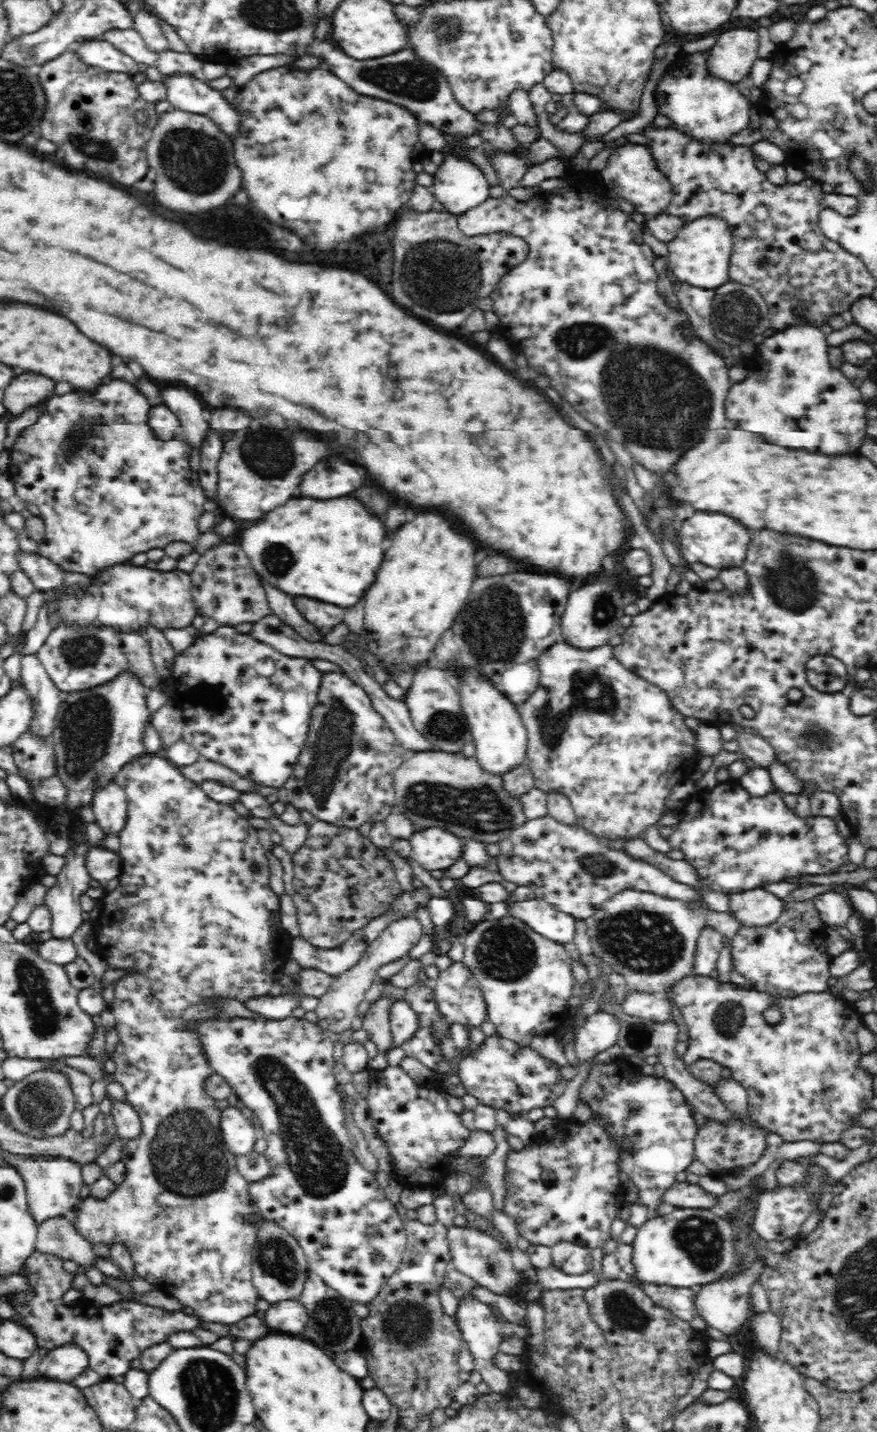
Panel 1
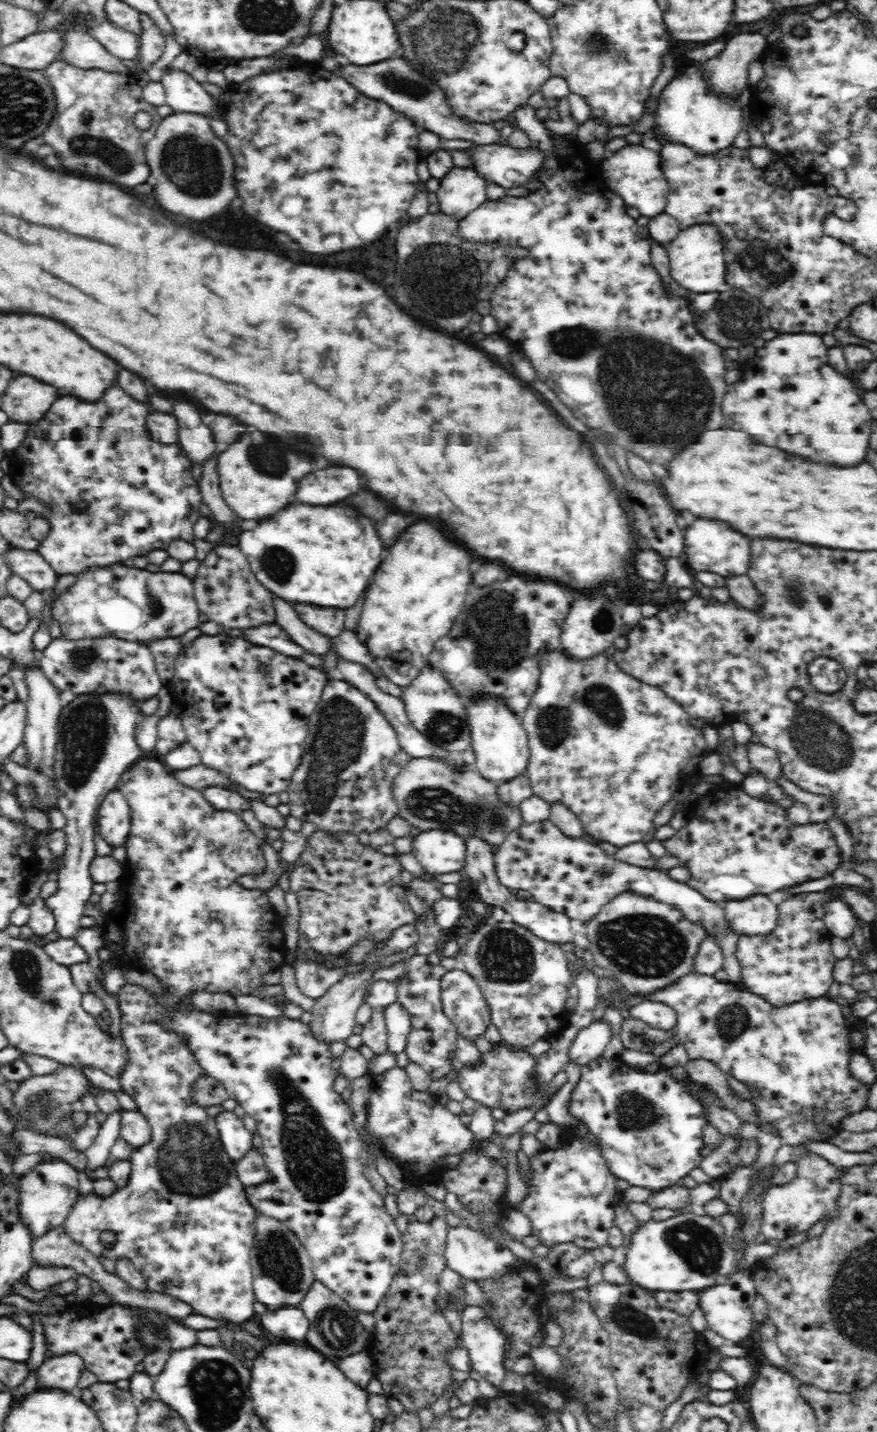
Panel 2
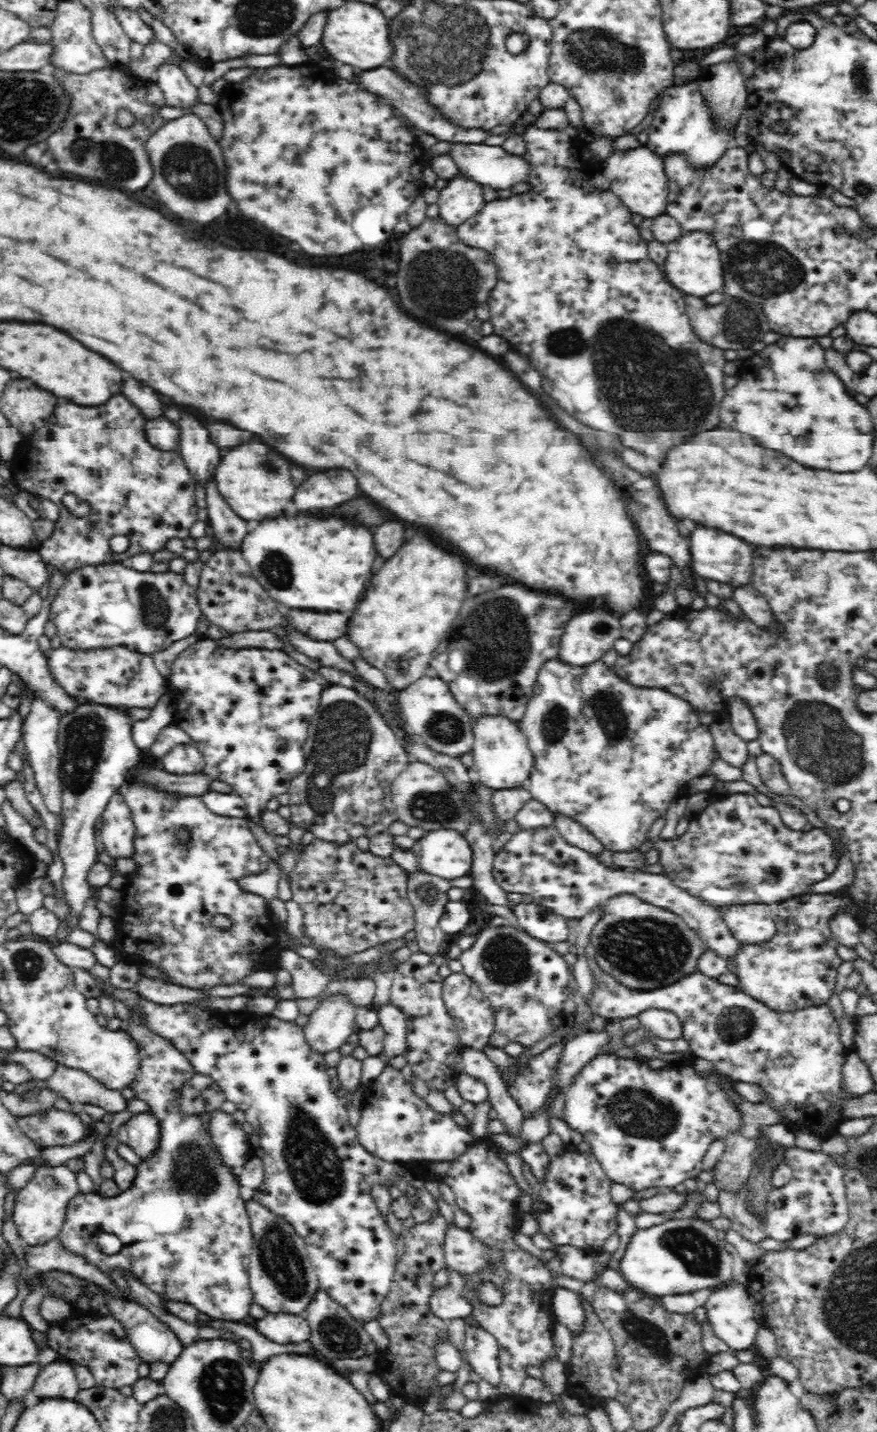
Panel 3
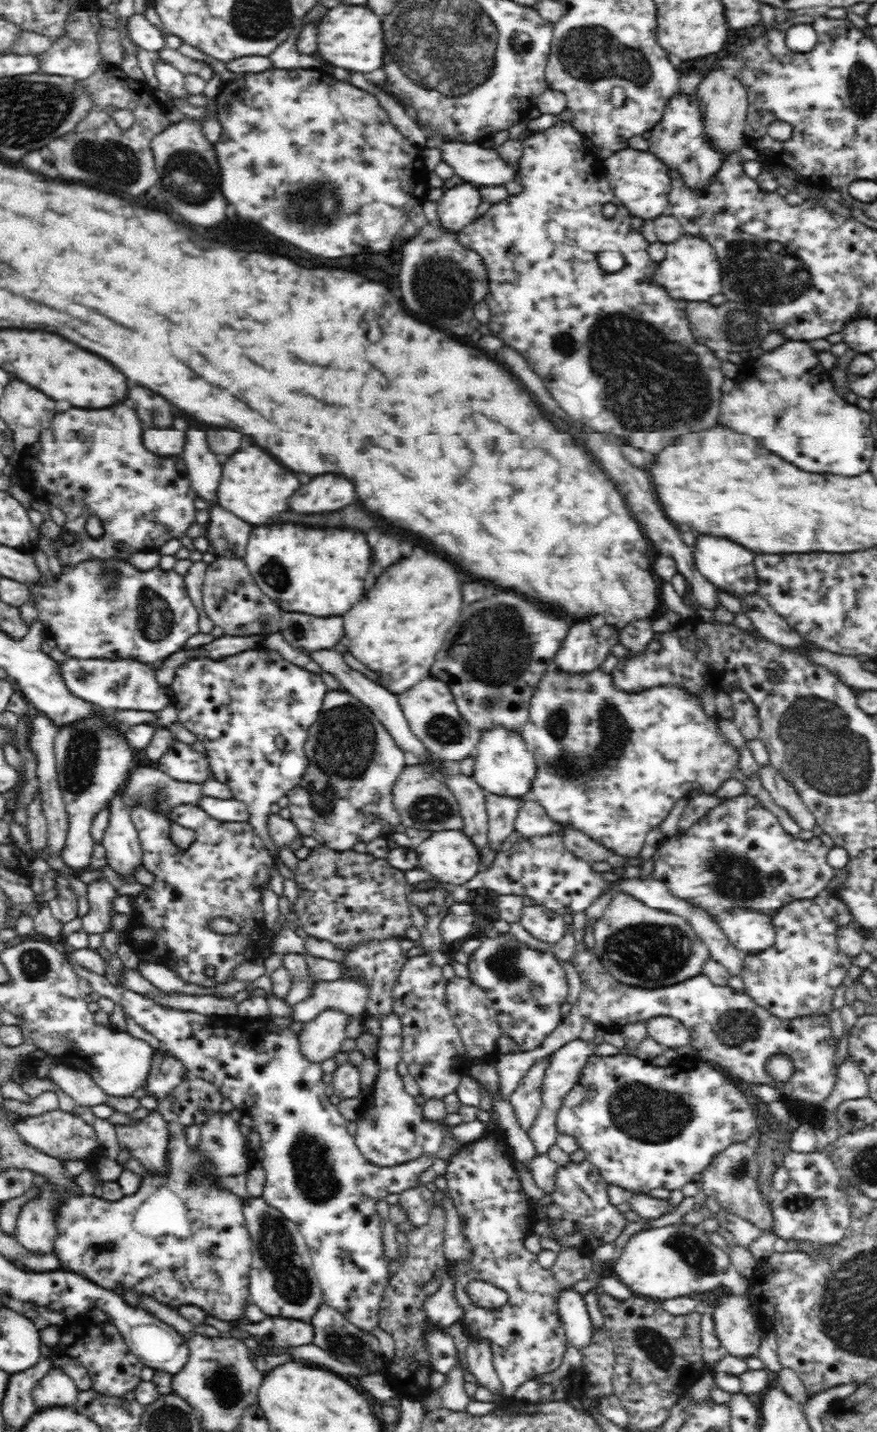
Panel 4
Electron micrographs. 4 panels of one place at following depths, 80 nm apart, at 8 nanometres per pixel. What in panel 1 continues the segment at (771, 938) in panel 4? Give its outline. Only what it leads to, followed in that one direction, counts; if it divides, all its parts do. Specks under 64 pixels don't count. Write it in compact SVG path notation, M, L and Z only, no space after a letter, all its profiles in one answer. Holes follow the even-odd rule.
M750 888L734 892L730 896L730 913L736 915L742 925L764 926L780 918L789 903L765 888Z

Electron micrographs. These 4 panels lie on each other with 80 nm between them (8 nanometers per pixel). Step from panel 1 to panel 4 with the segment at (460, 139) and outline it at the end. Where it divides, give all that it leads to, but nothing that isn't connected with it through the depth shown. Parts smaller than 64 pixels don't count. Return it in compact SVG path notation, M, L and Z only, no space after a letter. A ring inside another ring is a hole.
M466 182L446 188L436 202L440 224L445 229L458 232L475 219L480 202L482 195L477 185Z

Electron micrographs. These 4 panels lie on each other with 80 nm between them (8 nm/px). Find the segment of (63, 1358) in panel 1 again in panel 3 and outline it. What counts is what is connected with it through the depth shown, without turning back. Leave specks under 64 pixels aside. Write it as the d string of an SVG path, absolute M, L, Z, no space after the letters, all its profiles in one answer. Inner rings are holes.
M59 1358L44 1366L36 1376L32 1392L38 1397L62 1397L74 1399L81 1389L71 1362Z

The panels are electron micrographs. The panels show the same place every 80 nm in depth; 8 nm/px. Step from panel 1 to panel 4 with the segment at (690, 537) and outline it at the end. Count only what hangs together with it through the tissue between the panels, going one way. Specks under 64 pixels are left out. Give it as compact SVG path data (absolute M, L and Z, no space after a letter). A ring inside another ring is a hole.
M700 534L696 537L693 546L693 557L696 570L704 575L717 589L724 590L729 594L734 594L737 598L742 593L756 591L757 576L754 568L754 552L744 548L742 544L722 538L722 536L712 536L712 534Z

